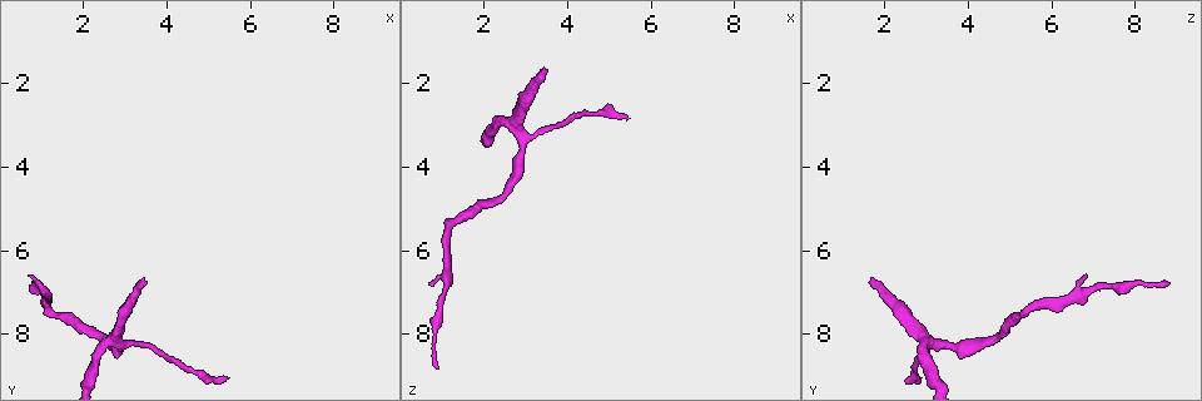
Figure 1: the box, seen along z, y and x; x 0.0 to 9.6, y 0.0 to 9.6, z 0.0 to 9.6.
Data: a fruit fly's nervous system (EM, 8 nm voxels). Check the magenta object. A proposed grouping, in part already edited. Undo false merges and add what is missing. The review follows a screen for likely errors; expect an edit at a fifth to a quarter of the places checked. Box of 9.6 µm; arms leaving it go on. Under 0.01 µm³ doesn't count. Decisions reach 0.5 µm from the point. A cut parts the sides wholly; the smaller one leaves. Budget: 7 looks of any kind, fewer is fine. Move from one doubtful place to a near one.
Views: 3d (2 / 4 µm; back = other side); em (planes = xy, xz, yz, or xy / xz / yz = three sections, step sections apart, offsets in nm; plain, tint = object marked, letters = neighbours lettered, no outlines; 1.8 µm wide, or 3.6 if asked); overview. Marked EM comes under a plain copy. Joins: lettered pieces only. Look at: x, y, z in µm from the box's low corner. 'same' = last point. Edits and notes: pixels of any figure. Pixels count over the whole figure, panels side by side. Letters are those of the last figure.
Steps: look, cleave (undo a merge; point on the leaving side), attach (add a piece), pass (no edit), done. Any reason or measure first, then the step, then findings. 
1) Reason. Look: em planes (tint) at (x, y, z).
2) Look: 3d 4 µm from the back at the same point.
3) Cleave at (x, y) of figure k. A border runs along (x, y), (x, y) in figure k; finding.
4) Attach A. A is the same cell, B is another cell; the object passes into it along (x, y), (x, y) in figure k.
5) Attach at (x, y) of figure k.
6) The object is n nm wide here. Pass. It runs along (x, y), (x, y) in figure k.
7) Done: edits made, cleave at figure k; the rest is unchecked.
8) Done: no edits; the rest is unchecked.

An open end. Look: em xy step 8 (tint) at (0.70, 6.55, 6.80).

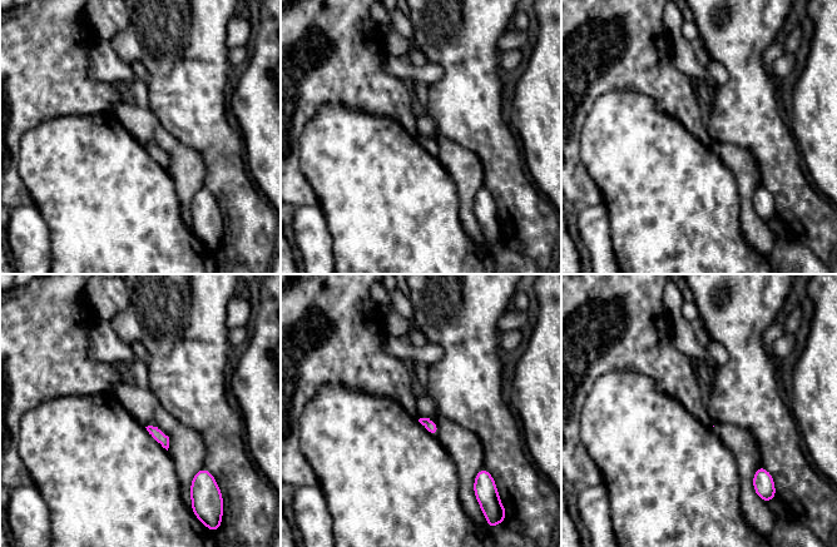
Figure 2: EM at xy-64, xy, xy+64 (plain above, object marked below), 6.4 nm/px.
Another direction. Look: em planes (letters) at the same point.

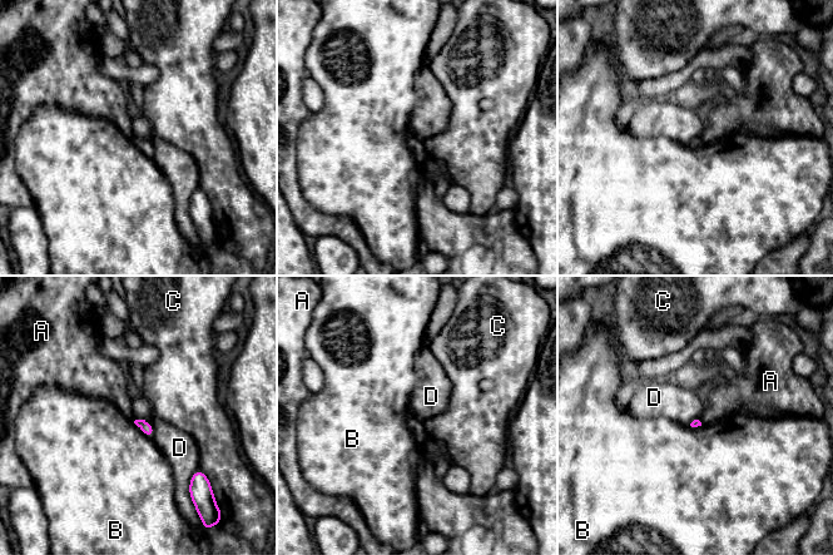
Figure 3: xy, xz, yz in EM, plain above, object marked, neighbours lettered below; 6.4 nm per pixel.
Pass. A, B, C and D are other cells; a border runs along (135, 419), (150, 424), (152, 437) in figure 3; none of them fits.

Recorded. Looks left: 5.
Look: em planes (letters) at (3.45, 6.60, 1.65).

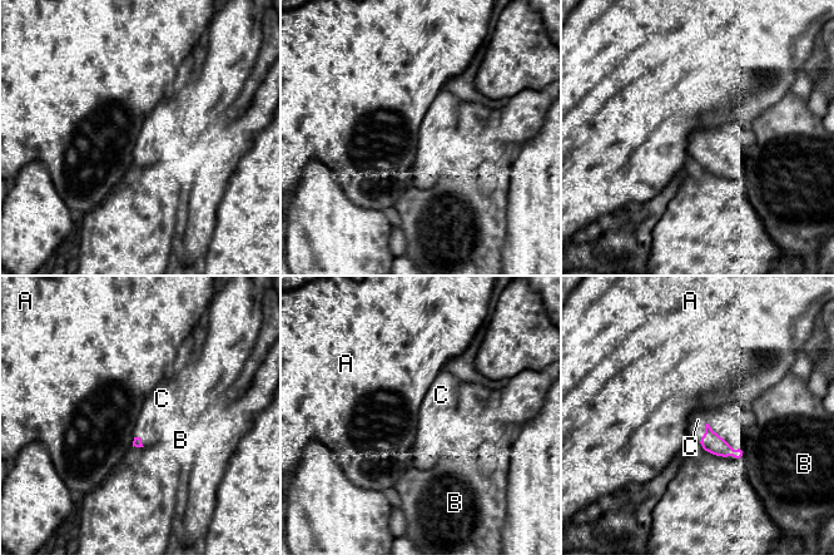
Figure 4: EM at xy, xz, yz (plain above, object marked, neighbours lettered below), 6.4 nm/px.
Attach C. C is the same cell, A and B are other cells; the object passes into it along (711, 442), (705, 432), (698, 420) in figure 4; the cell continues.

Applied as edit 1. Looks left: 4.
An open end. Look: 3d 2 µm at (5.50, 9.00, 2.80).

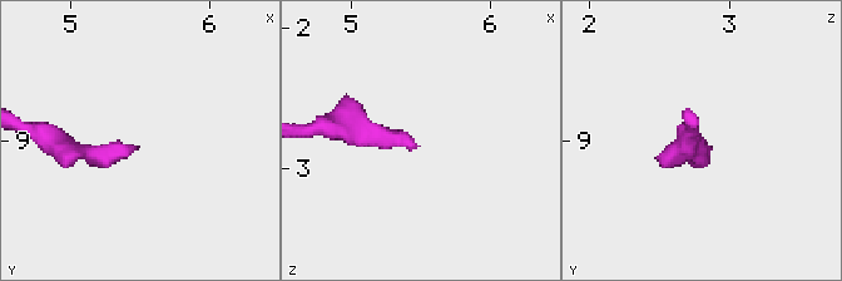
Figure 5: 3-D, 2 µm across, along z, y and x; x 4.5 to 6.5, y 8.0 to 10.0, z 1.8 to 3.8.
Now the EM. Look: em xz step 8 (tint) at (5.44, 9.04, 2.86).

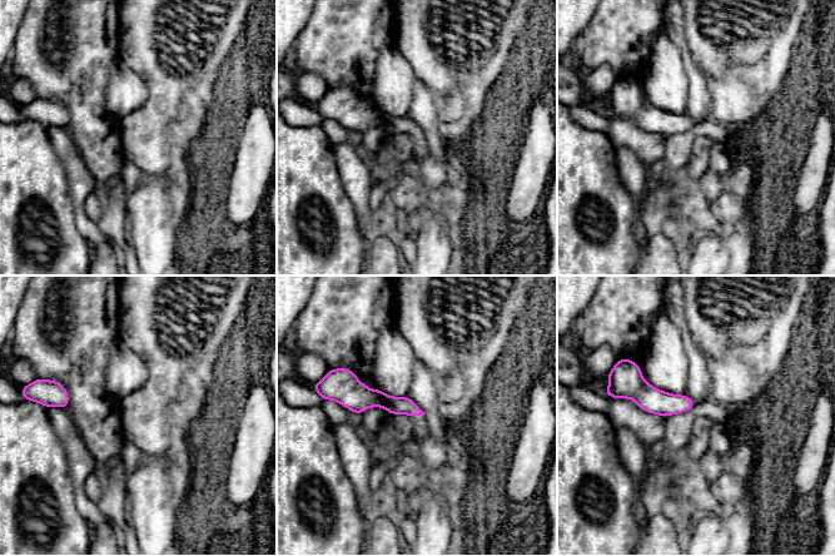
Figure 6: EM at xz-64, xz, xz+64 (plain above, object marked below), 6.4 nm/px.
Cut it another way. Look: em planes (letters) at the same point.

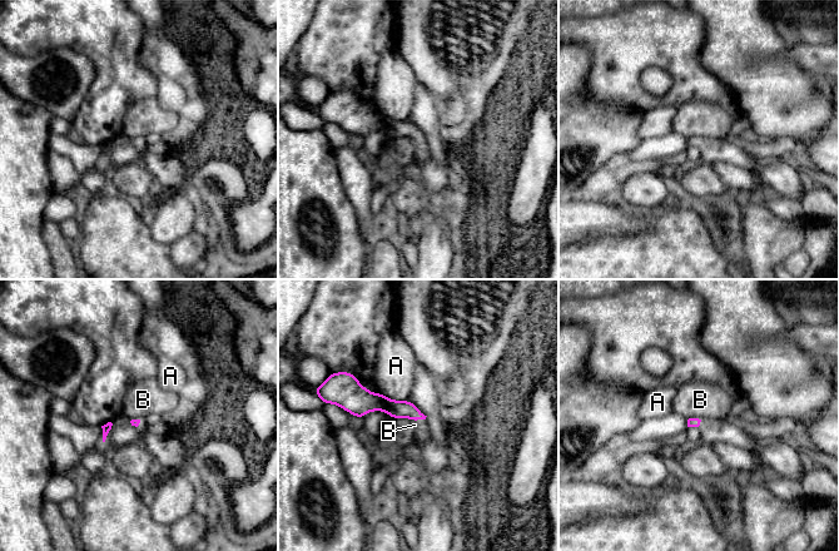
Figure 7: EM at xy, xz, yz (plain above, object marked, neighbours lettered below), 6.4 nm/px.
The longest contact is with A, 200 nm. Pass. A and B are other cells; a border runs along (689, 417), (700, 420) in figure 7; none of them fits.

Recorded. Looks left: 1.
Done: edits made, attach at figure 4; the rest is unchecked.

